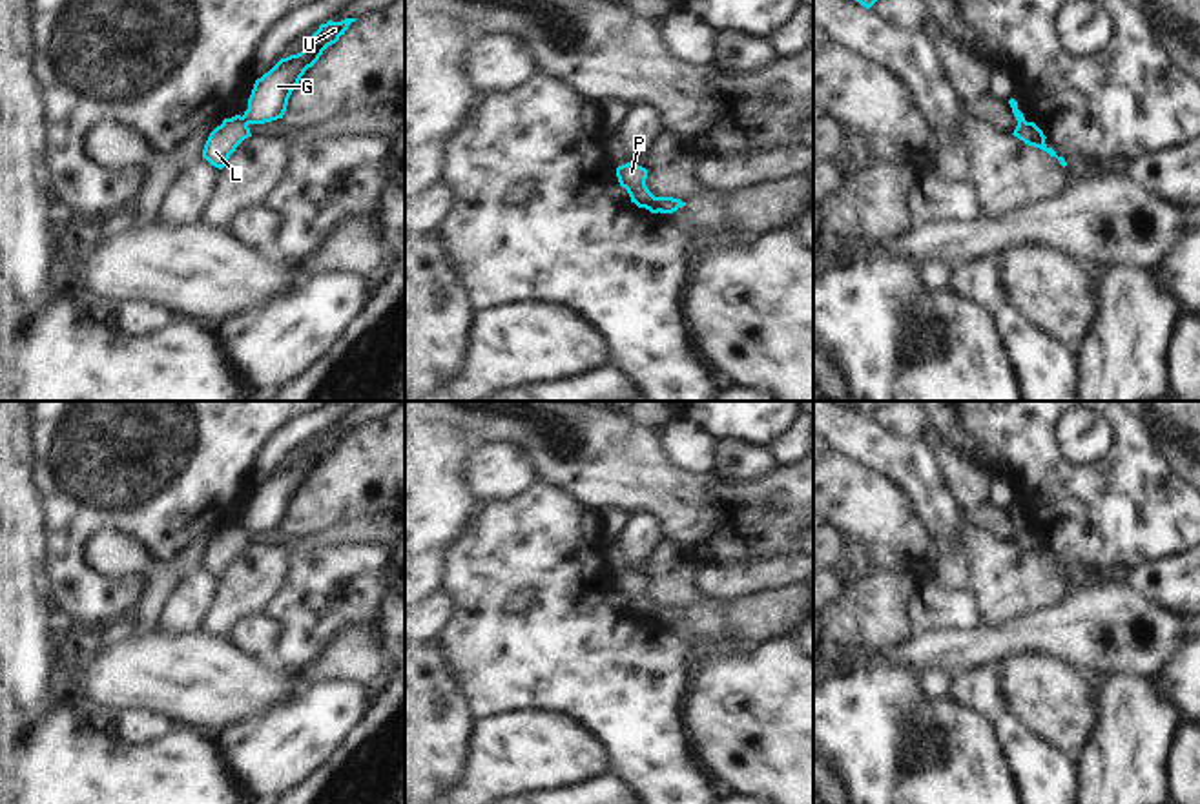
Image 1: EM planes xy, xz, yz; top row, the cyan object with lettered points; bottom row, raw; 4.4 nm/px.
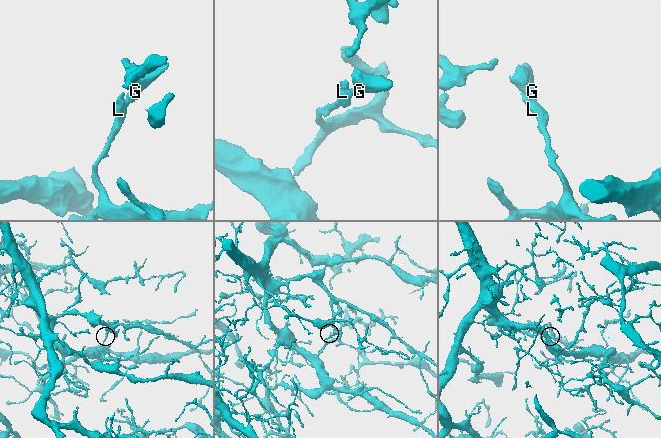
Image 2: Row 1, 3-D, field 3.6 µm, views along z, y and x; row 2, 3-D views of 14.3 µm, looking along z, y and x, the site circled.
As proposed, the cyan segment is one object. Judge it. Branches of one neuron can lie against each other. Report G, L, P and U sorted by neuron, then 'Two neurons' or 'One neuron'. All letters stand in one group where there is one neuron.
Groups: G U / L P. Two neurons

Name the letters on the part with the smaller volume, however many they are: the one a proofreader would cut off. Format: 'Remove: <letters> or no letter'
Remove: G, U

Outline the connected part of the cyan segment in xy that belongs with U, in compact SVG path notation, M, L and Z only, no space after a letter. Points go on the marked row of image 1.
M345 18L341 22L328 20L321 24L301 53L281 58L268 73L257 78L243 119L248 124L264 124L283 119L288 98L305 71L312 67L323 51L336 44L356 20L357 18Z

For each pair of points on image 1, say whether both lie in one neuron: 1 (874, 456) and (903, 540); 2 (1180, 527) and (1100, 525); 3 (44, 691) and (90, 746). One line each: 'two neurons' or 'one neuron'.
1: two neurons
2: one neuron
3: two neurons

